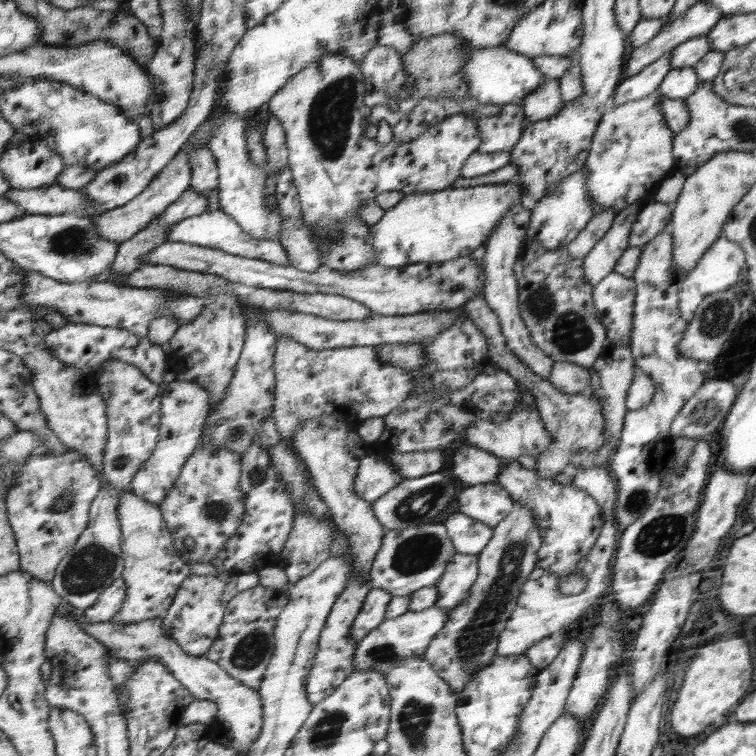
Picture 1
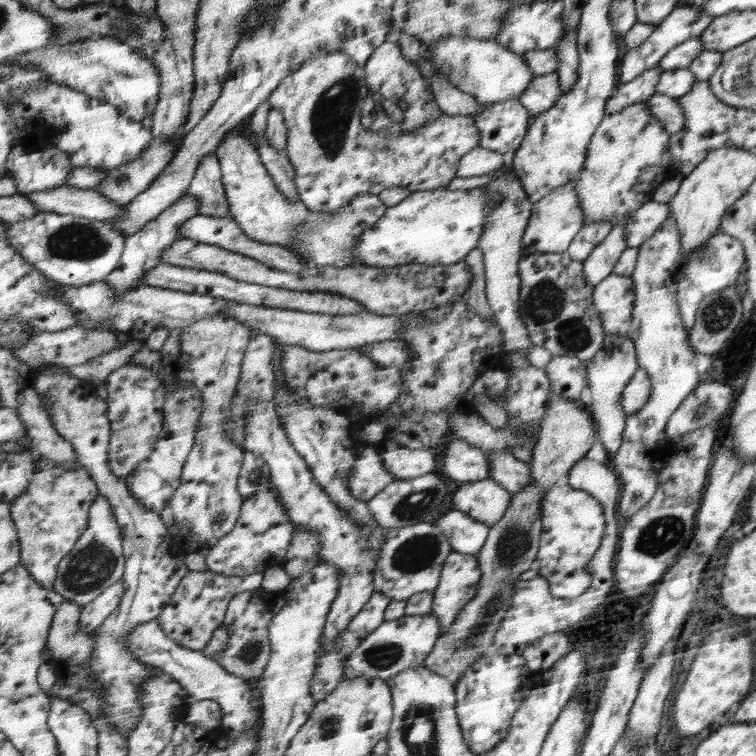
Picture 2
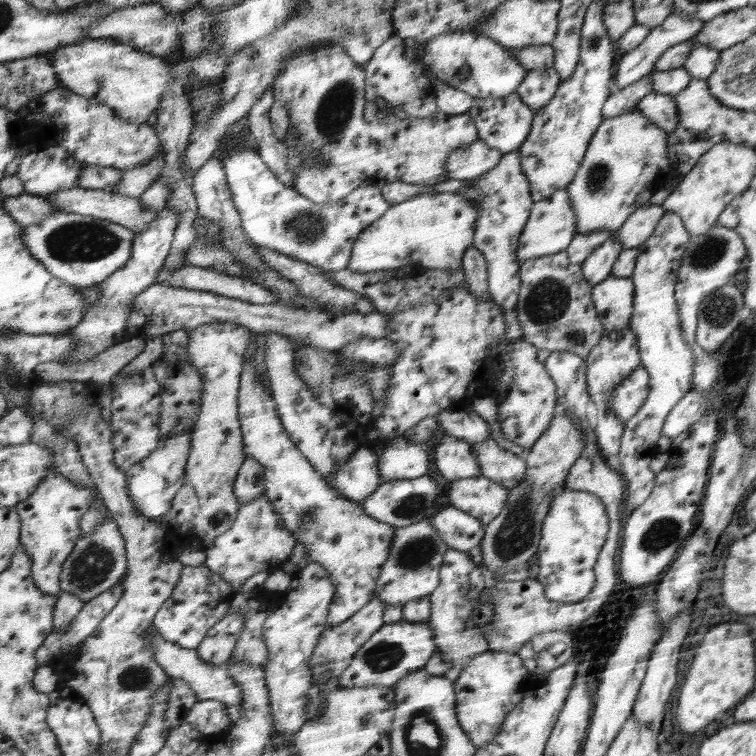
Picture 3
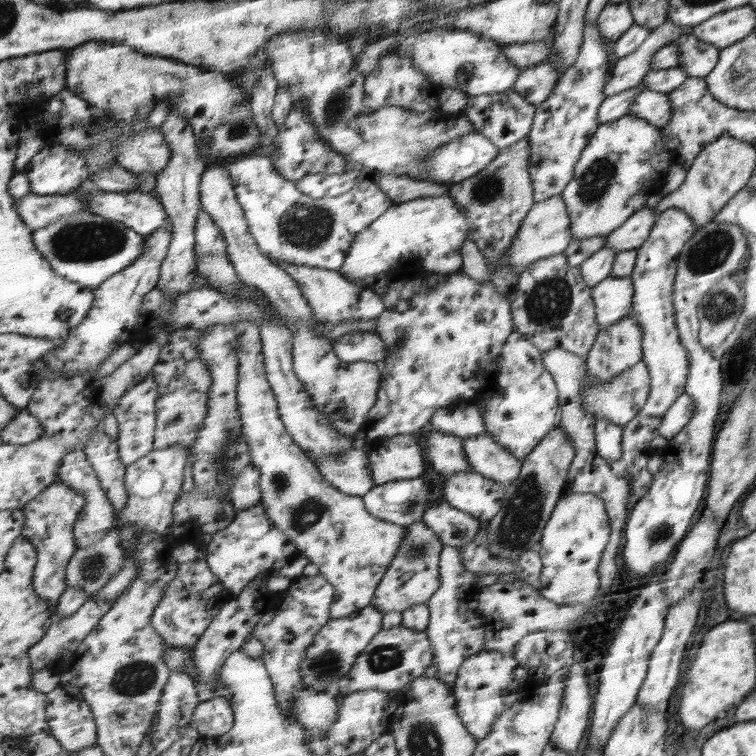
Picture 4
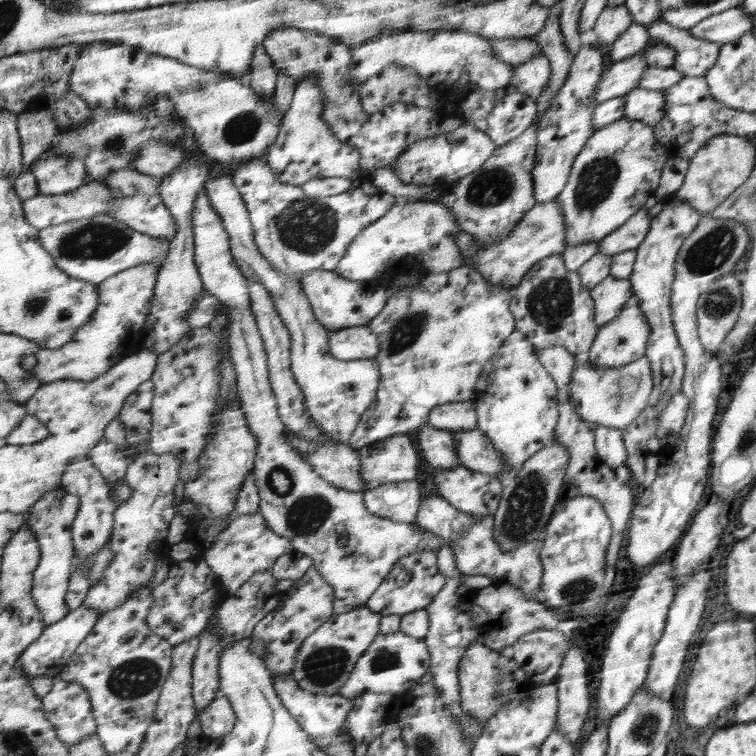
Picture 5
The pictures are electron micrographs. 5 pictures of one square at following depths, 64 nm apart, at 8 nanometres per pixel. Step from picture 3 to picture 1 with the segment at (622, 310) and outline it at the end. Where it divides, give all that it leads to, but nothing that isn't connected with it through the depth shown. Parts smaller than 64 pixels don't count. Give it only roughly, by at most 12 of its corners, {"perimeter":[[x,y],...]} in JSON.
{"perimeter":[[615,272],[594,286],[607,342],[630,345],[636,284]]}

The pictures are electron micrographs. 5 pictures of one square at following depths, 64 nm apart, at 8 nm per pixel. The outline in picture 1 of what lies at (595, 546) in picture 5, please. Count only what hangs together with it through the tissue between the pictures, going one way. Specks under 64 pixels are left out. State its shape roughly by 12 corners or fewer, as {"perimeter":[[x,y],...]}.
{"perimeter":[[500,458],[497,483],[534,511],[537,568],[584,590],[576,563],[594,546],[602,509],[572,484]]}

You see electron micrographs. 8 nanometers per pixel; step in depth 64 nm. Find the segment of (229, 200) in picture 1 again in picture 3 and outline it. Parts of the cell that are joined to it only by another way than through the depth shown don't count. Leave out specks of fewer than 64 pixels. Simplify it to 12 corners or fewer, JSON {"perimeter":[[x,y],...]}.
{"perimeter":[[253,145],[222,154],[258,247],[326,271],[391,208],[381,184],[316,204]]}

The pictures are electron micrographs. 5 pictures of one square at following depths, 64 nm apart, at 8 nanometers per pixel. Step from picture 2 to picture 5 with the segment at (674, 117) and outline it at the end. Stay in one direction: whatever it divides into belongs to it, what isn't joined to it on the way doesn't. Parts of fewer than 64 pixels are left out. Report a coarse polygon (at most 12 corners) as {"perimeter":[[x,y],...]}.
{"perimeter":[[660,91],[625,94],[624,118],[655,127],[666,119]]}

